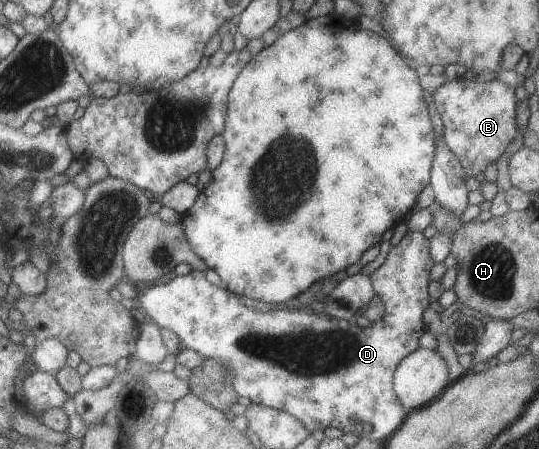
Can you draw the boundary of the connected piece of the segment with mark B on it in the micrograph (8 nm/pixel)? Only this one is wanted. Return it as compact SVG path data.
M464 77L446 80L433 91L433 102L443 121L443 138L468 176L481 177L488 164L503 155L518 135L518 97L514 88L498 78L487 82Z

